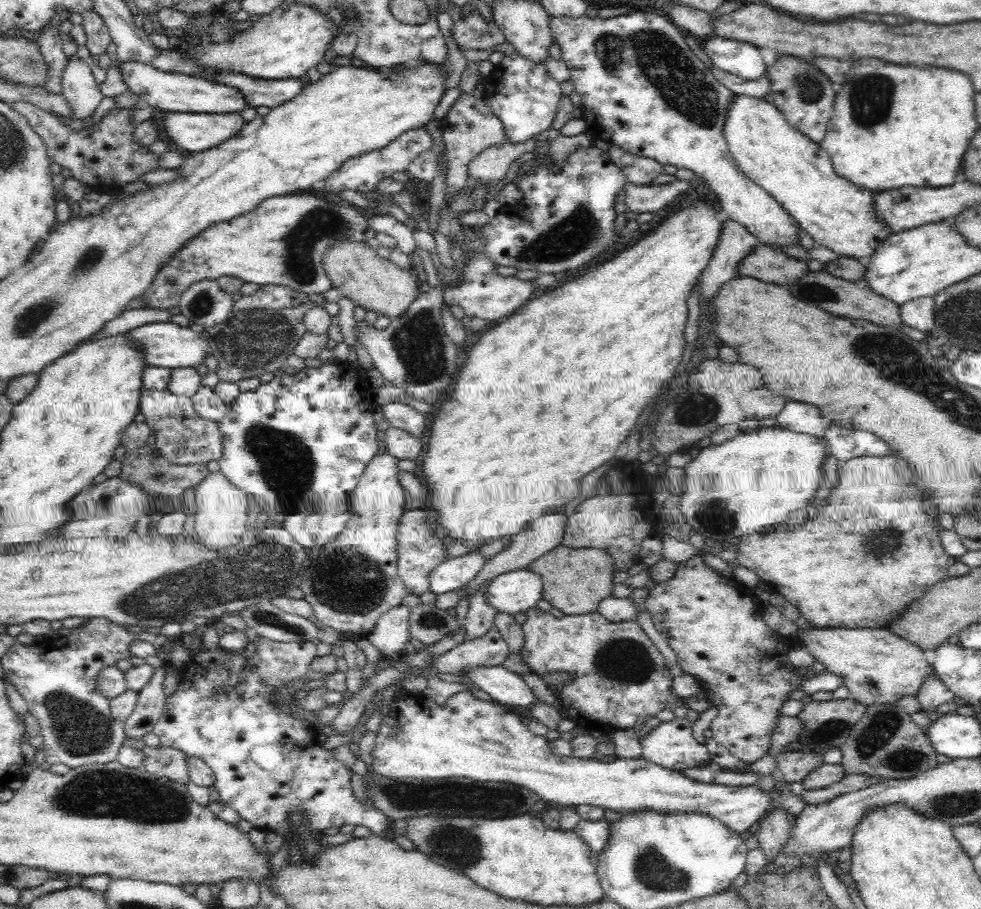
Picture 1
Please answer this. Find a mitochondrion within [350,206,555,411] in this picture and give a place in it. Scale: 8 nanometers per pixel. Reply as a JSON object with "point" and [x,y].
{"point":[418,342]}

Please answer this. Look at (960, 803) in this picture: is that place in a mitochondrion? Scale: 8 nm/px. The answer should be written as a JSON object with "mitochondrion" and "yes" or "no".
{"mitochondrion":"yes"}

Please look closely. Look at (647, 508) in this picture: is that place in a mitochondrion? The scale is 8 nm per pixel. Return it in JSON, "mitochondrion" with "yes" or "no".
{"mitochondrion":"no"}

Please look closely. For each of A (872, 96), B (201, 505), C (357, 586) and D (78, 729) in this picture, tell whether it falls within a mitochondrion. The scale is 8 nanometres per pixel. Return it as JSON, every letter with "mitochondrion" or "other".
{"A":"mitochondrion","B":"other","C":"mitochondrion","D":"mitochondrion"}

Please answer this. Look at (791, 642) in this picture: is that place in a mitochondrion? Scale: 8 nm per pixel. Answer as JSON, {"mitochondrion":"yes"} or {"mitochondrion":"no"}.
{"mitochondrion":"no"}

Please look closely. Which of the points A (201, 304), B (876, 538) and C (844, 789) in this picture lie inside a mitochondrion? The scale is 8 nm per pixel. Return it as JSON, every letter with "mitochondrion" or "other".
{"A":"mitochondrion","B":"mitochondrion","C":"other"}

